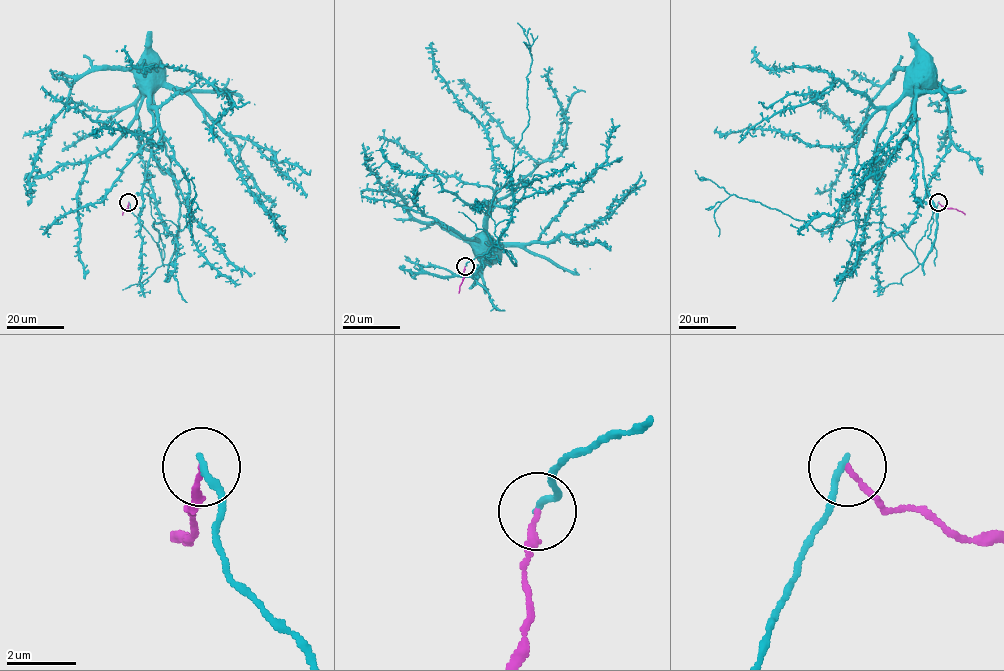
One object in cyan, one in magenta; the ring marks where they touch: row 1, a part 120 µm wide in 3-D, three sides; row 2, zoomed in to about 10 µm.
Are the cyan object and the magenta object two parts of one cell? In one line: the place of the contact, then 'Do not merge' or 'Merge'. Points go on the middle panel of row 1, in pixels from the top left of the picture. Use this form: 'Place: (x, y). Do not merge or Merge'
Place: (465, 266). Do not merge

